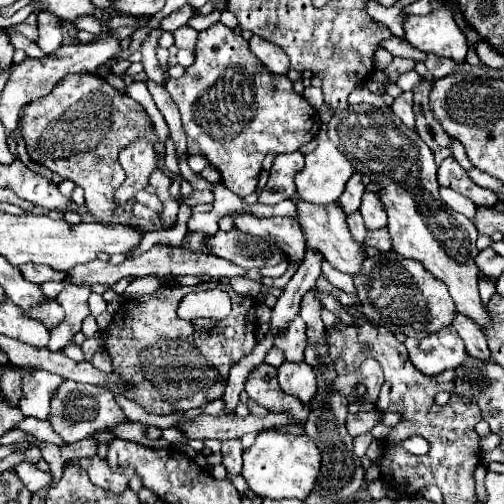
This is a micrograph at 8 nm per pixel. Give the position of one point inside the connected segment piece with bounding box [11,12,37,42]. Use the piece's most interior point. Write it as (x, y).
(28, 28)

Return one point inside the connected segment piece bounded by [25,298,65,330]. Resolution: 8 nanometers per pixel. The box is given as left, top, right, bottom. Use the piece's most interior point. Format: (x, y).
(49, 312)

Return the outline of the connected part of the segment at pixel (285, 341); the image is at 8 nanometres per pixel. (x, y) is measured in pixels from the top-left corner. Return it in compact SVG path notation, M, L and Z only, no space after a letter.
M297 316L293 322L289 322L287 328L283 328L279 334L275 334L273 344L275 344L275 348L283 350L285 360L289 360L289 362L303 360L307 336L305 336L305 322L301 320L301 316Z

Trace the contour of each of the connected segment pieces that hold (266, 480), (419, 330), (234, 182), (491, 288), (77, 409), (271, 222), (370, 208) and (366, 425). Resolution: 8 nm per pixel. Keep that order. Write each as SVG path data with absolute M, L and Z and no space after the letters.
M265 430L265 432L259 432L253 446L243 450L241 476L247 480L249 488L259 498L305 500L305 496L309 496L319 476L319 466L321 466L321 452L309 436L279 432L279 430Z
M397 252L365 258L357 272L357 296L361 300L361 312L379 326L391 332L403 332L405 336L423 338L451 326L455 304L445 288L445 282L431 276L417 260L407 260Z
M217 22L199 32L195 64L177 80L169 78L165 90L175 100L183 130L187 134L187 154L205 156L223 176L223 184L237 196L255 192L257 174L267 154L295 152L311 142L319 128L319 112L293 90L287 76L273 74L261 64L261 74L247 40L225 24Z
M479 276L479 296L481 296L481 302L483 306L487 306L487 302L491 300L491 296L495 294L495 284L493 282L487 282L487 276Z
M63 380L63 384L55 390L51 396L51 412L49 422L53 430L65 440L65 442L77 442L95 430L101 428L113 428L117 422L127 420L121 408L117 406L113 394L103 386L91 386L91 384L79 384L73 380Z
M235 216L235 226L245 234L267 238L289 254L291 260L301 260L305 254L305 238L301 226L293 218L255 218Z
M365 192L363 194L363 202L361 202L361 208L359 208L363 220L365 220L365 226L367 230L379 230L379 228L385 228L387 226L387 214L385 214L385 208L379 200L379 196L375 192Z
M371 410L371 412L357 412L357 414L347 414L347 432L351 436L361 436L373 430L381 422L381 412Z

